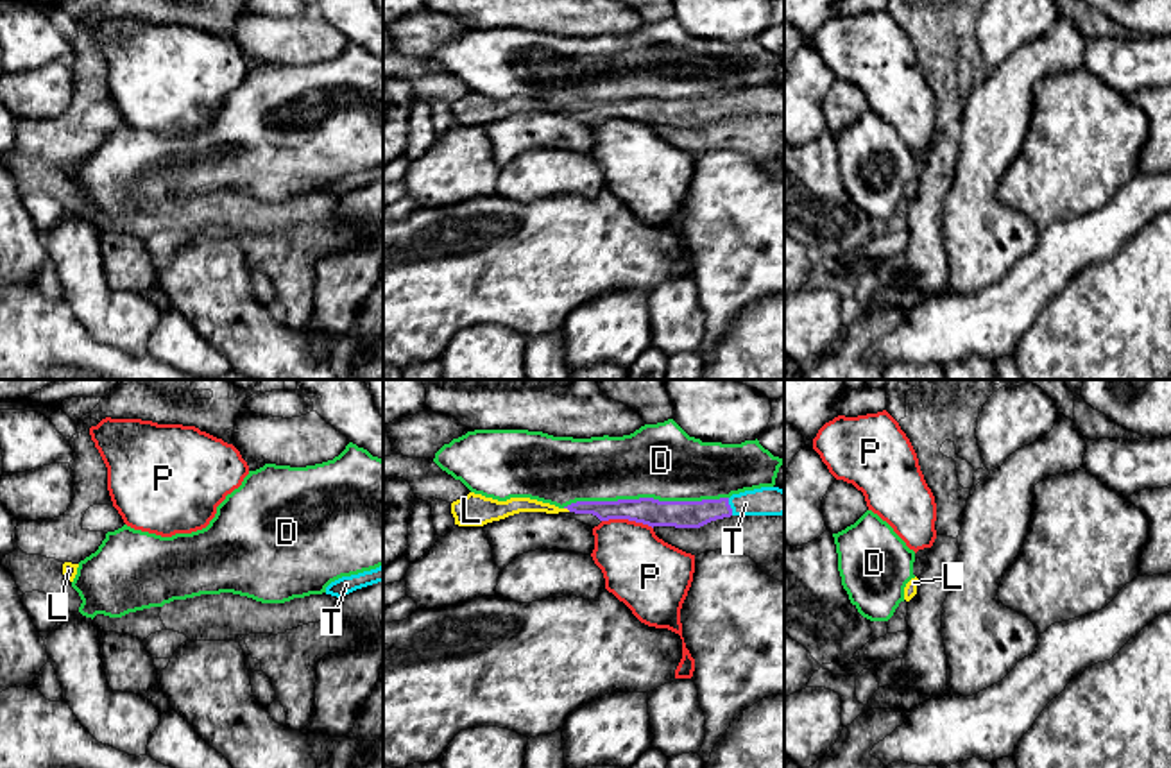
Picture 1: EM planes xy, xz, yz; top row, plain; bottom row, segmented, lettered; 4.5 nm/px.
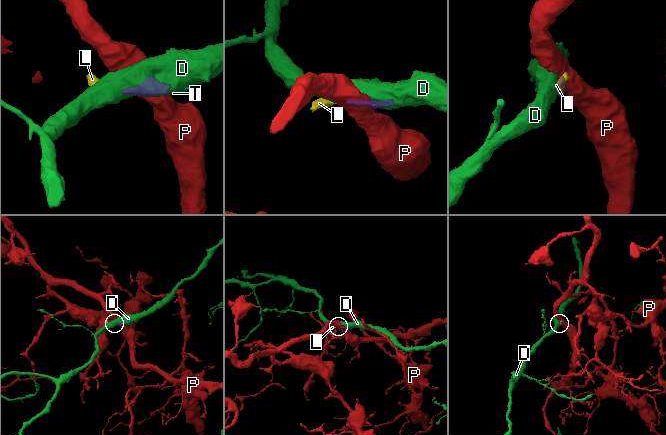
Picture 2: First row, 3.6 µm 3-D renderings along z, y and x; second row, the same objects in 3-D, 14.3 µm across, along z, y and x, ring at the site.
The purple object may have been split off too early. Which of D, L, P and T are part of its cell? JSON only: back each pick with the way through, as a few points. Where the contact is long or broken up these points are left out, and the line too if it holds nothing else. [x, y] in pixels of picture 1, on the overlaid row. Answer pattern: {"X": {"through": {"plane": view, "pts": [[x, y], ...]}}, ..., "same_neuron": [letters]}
{"L": {"through": {"plane": "xz", "pts": [[623, 509], [568, 509], [514, 505]]}}, "T": {"through": {"plane": "xz", "pts": [[681, 514], [729, 507], [767, 500]]}}, "same_neuron": ["L", "T"]}

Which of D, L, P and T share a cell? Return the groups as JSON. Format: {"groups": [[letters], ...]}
{"groups": [["D"], ["L", "T"], ["P"]]}

